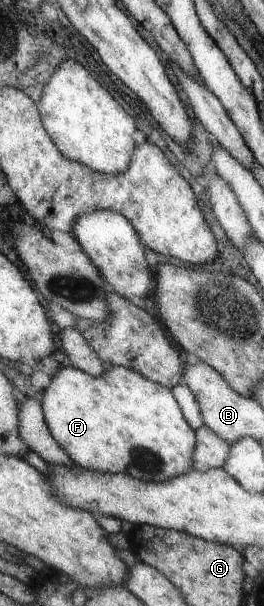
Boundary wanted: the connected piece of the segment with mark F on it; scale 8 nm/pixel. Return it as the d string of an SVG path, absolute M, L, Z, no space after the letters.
M104 362L104 364L106 374L96 376L96 378L94 378L94 376L88 376L86 371L80 369L76 370L72 365L70 368L60 367L60 370L58 370L58 367L55 367L53 368L55 373L51 377L51 385L45 388L42 394L40 394L43 413L50 432L53 434L56 442L66 451L66 454L70 455L73 464L83 469L95 470L101 473L118 474L118 472L122 472L122 474L128 474L128 476L138 478L138 480L144 480L144 482L158 483L164 482L164 480L169 481L170 478L174 478L174 476L178 476L178 474L182 474L182 472L190 472L190 468L193 466L193 450L196 448L197 435L196 431L192 430L188 422L186 422L183 412L180 410L179 404L171 389L146 378L145 375L140 374L130 367L113 365L106 362Z

